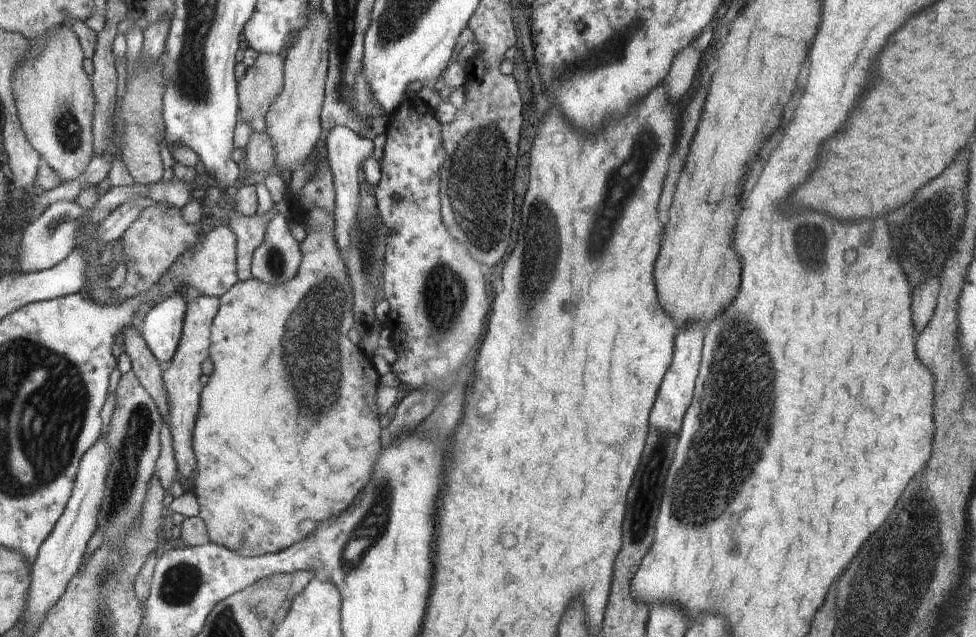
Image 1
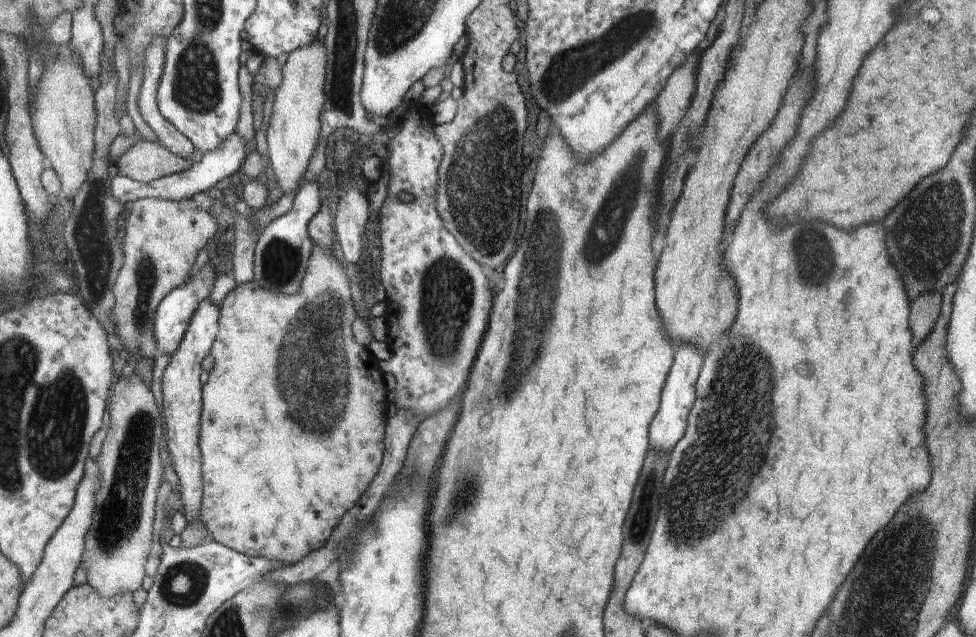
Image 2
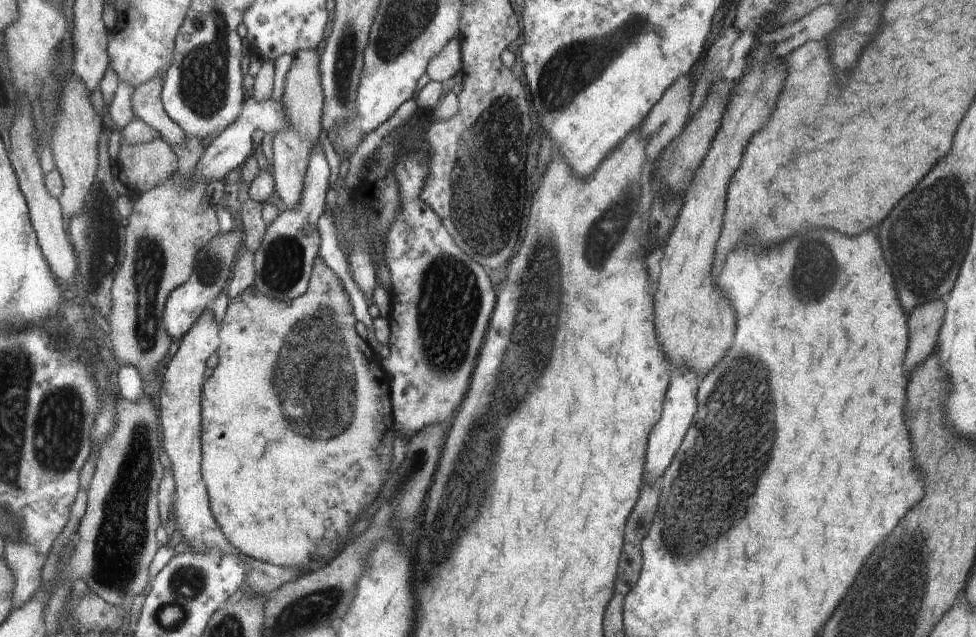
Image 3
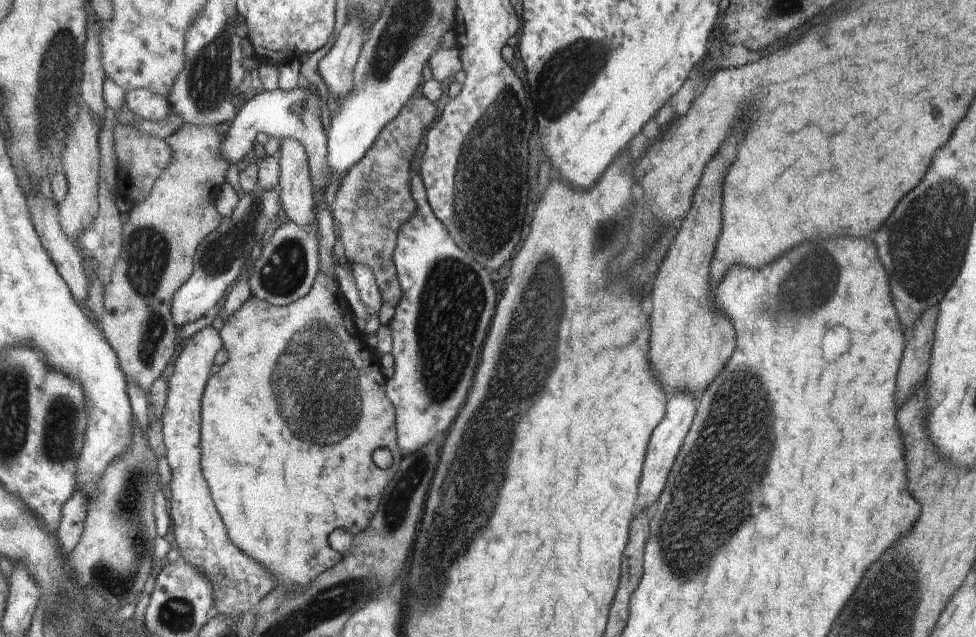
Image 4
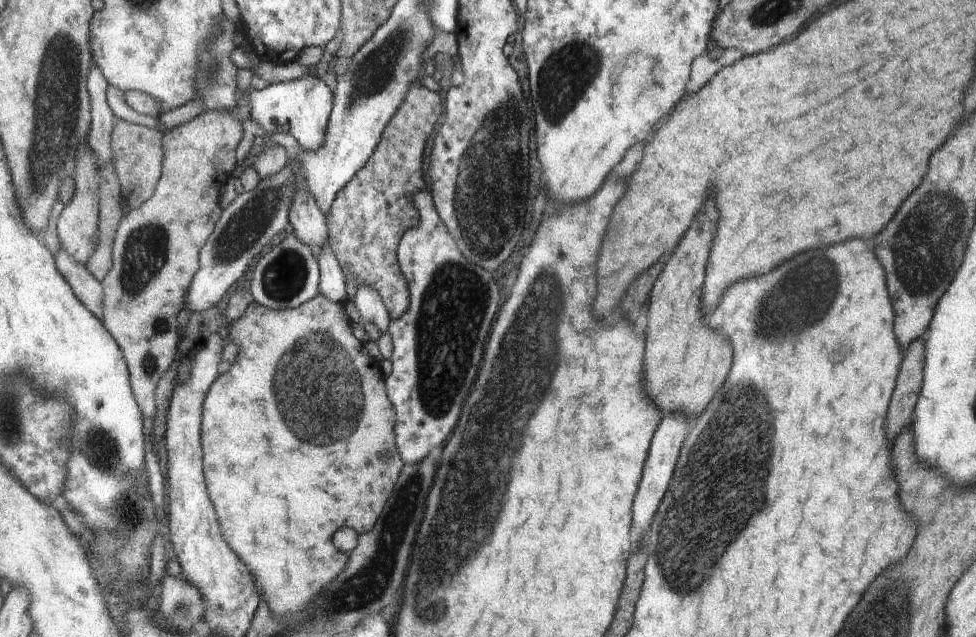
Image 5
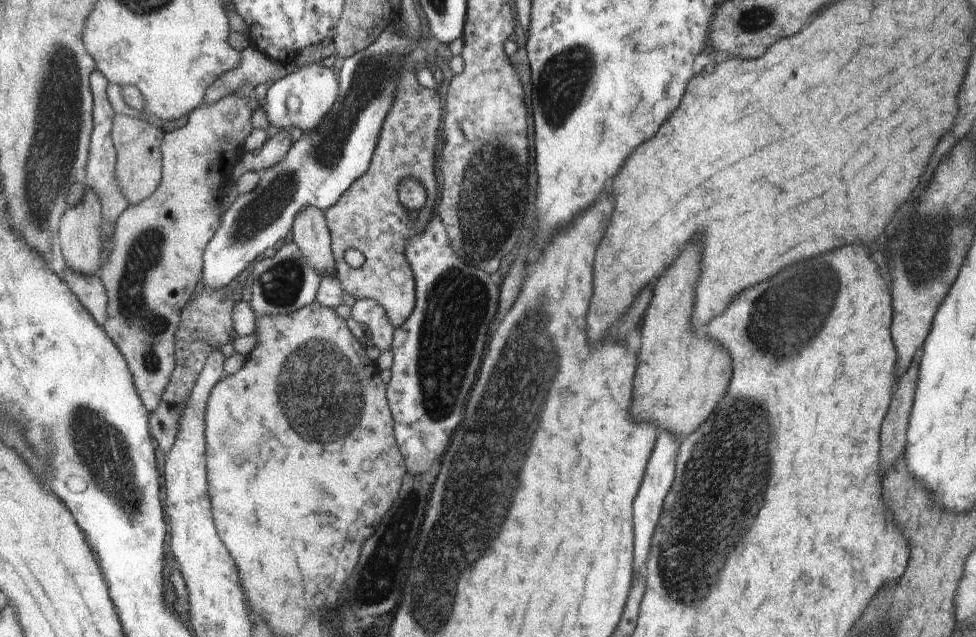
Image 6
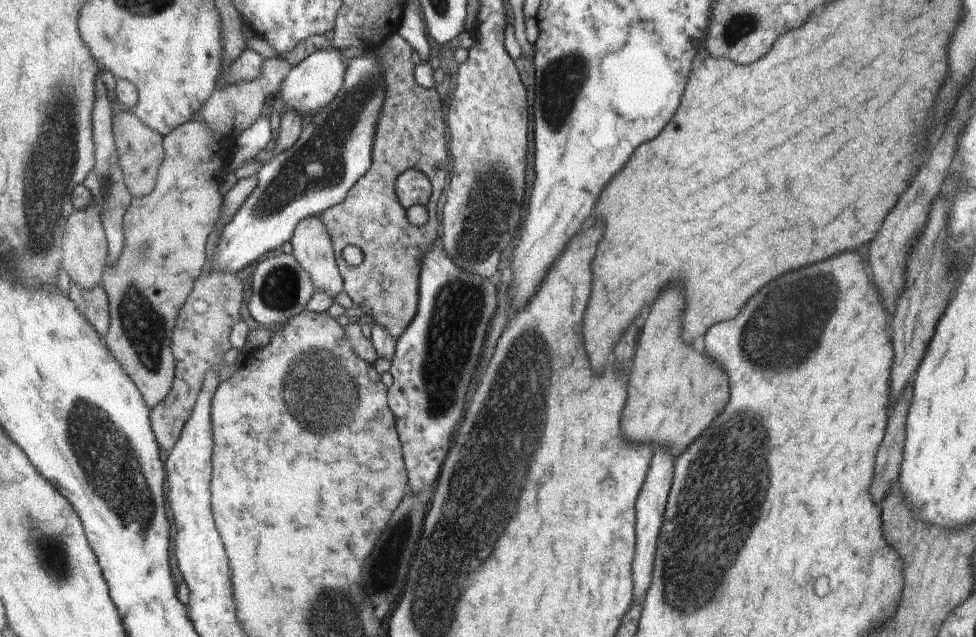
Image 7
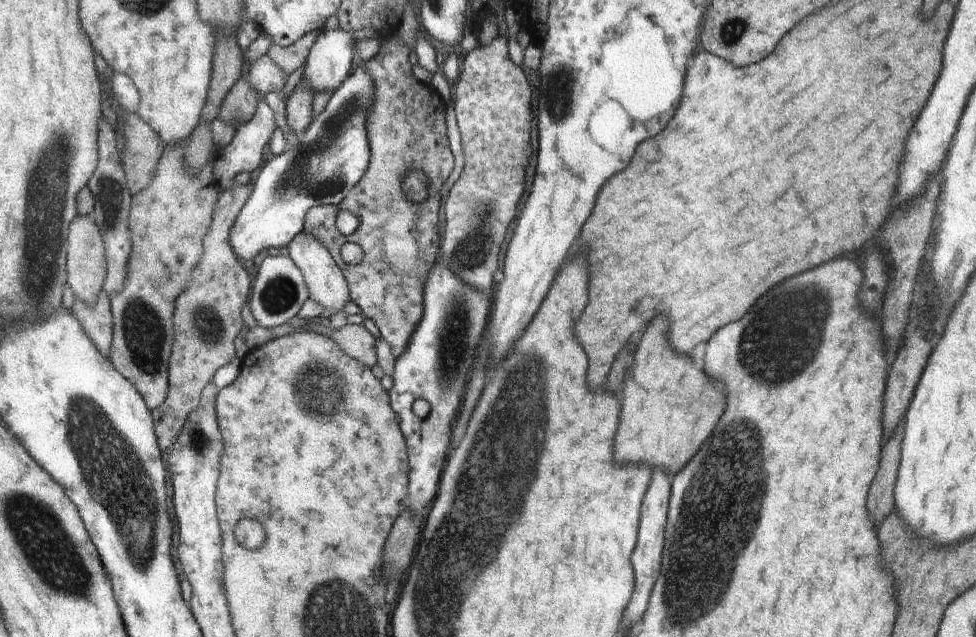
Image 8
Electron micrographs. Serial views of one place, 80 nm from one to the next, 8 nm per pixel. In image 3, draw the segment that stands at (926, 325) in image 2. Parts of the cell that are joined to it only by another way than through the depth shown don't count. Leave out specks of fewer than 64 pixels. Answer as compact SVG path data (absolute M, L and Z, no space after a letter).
M945 297L914 307L908 318L909 343L904 368L907 374L934 348L945 313Z

